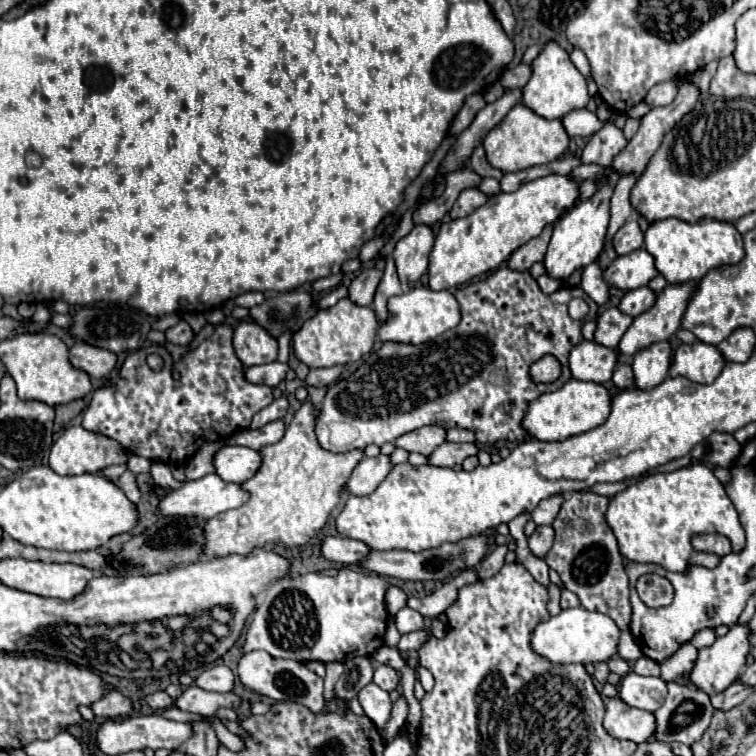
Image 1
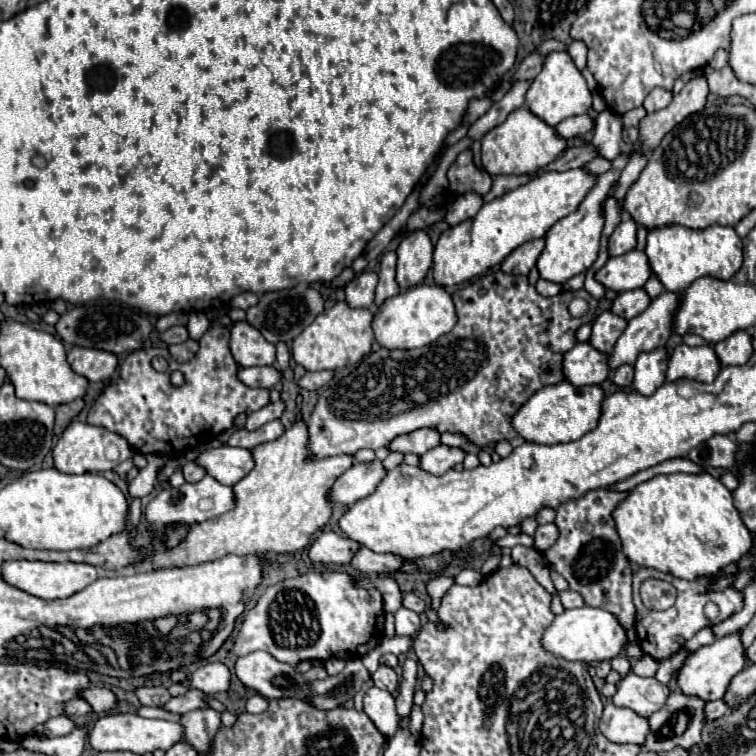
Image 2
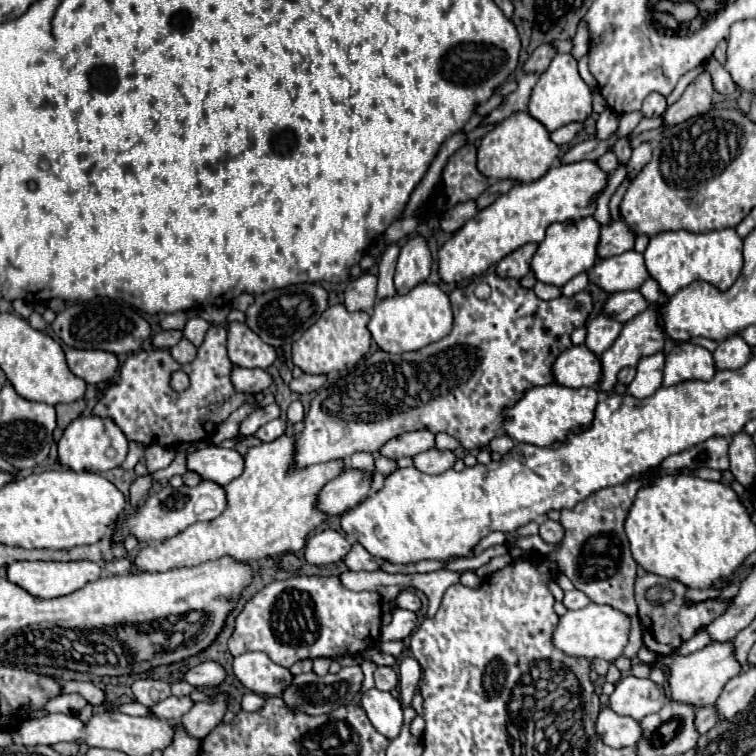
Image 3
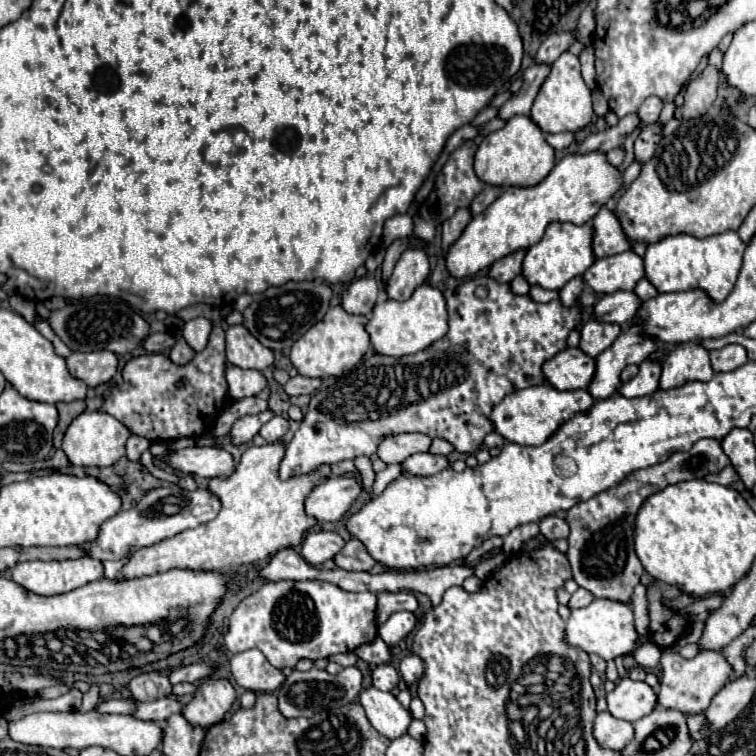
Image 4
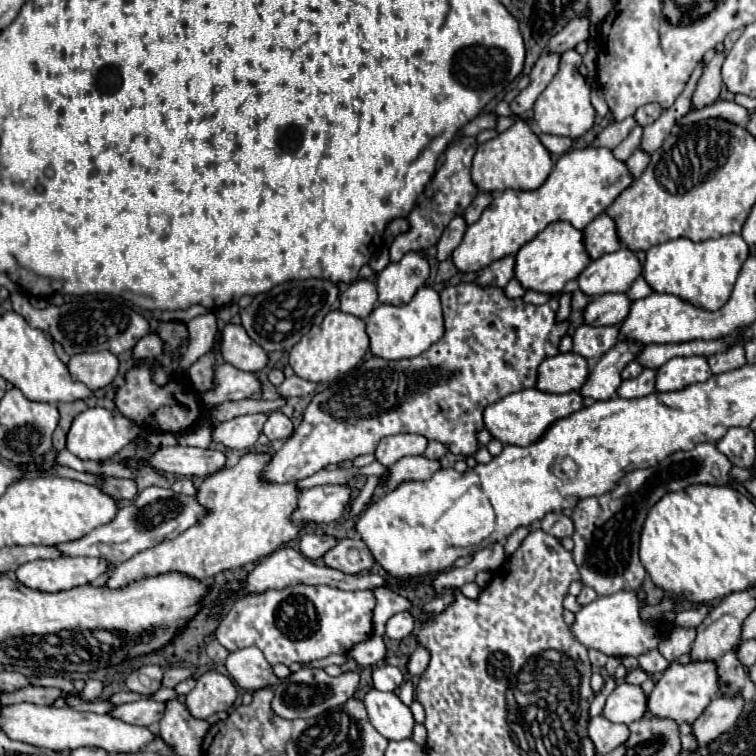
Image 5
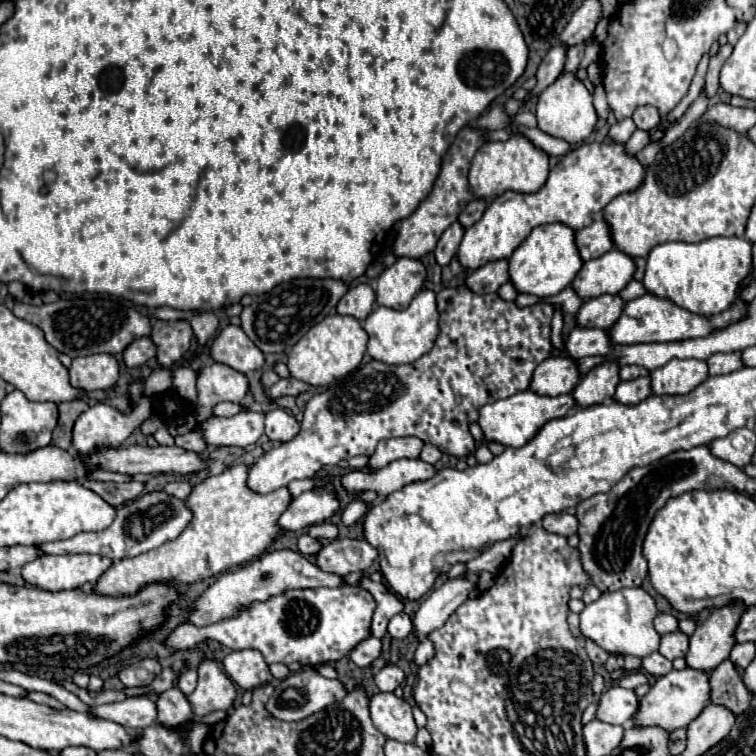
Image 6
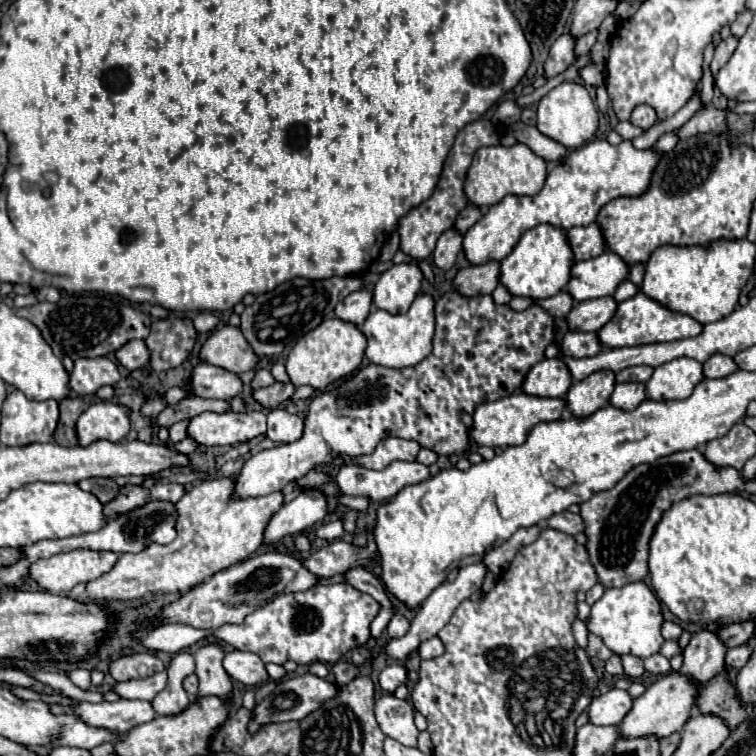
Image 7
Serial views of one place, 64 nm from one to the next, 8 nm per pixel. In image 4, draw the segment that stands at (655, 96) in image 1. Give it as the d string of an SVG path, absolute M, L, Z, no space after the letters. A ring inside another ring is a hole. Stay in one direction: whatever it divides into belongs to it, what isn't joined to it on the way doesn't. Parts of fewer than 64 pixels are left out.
M650 96L650 98L646 98L646 102L642 102L642 106L640 106L640 110L638 110L638 116L640 116L640 120L644 122L644 124L654 124L656 120L658 120L658 114L660 114L660 110L662 110L662 100L660 98L654 98L654 96Z

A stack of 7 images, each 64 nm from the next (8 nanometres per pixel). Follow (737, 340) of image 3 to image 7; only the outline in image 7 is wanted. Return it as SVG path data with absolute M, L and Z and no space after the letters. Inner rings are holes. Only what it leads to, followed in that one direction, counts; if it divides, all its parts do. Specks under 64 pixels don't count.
M714 354L704 362L704 376L706 378L724 378L736 370L738 370L738 366L732 356Z

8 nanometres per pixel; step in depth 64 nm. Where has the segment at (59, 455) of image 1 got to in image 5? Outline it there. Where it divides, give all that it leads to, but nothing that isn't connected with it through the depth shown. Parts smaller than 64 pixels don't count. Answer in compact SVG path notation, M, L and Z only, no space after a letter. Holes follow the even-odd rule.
M88 408L86 412L74 418L66 436L66 448L80 460L106 462L112 456L116 456L138 434L140 434L140 428L132 420L116 416L112 410L106 410L106 408Z

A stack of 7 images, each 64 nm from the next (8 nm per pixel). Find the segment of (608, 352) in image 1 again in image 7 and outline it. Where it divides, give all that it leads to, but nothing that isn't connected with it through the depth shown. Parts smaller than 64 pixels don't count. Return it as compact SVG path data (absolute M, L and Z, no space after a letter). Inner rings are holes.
M562 358L542 360L538 362L526 376L522 384L522 392L532 396L550 396L560 398L568 392L572 386L572 374L568 366L562 362Z

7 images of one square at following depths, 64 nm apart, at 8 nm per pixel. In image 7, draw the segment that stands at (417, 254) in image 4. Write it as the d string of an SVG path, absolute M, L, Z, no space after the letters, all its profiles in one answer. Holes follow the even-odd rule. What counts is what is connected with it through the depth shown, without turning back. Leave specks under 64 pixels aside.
M416 262L388 268L374 286L376 308L388 310L390 314L404 314L420 292L422 280L424 274Z

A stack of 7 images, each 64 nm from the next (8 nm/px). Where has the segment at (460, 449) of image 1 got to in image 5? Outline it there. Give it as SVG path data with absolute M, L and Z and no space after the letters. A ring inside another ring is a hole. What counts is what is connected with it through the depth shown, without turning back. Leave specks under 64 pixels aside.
M406 456L388 468L386 488L392 490L404 480L428 480L440 468L438 460L430 460L426 456Z

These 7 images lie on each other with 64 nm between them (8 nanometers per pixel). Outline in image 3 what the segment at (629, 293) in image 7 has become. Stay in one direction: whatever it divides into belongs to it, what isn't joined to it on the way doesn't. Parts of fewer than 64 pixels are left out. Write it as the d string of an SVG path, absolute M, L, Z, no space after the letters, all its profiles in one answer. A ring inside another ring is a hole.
M648 278L648 280L640 286L640 292L644 294L644 298L646 298L650 304L658 302L658 300L660 300L660 296L662 296L660 286L658 286L658 282L654 282L654 278Z

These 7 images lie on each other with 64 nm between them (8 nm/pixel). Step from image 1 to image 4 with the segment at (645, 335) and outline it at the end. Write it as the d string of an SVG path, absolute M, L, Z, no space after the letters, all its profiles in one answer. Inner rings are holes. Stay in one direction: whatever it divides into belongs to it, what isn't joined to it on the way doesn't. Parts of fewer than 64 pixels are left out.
M634 322L628 324L616 338L616 342L596 358L596 374L588 392L596 400L610 398L612 394L616 394L620 386L620 372L628 366L628 362L640 364L656 350L658 350L656 338L642 338L642 330L638 330Z

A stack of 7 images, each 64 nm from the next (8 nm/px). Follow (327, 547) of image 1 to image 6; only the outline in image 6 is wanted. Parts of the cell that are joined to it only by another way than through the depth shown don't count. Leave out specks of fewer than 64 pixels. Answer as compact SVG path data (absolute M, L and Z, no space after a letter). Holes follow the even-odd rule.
M302 534L300 538L298 538L298 550L304 554L304 556L316 556L318 554L318 550L322 550L322 542L318 540L318 538L312 538L312 536L308 536L308 534Z

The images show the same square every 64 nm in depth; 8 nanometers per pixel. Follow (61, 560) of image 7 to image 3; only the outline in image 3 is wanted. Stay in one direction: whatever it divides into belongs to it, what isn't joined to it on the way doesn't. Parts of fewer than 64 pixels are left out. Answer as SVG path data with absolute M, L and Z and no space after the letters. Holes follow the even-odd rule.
M12 562L6 566L8 580L16 586L24 588L36 598L58 598L72 594L86 586L88 582L94 582L100 578L100 566L96 562Z

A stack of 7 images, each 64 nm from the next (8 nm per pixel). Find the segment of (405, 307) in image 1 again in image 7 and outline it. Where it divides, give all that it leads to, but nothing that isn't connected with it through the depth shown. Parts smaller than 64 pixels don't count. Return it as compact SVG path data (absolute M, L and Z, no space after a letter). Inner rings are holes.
M418 294L406 314L390 314L386 310L374 310L360 330L368 338L366 356L370 362L388 368L416 366L432 352L434 336L434 298L430 294Z

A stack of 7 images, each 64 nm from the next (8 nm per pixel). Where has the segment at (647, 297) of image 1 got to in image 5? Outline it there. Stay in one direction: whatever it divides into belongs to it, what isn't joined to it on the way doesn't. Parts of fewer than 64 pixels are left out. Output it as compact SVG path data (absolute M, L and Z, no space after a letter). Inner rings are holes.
M602 294L588 304L584 318L592 326L612 326L626 320L626 310L630 310L630 298L626 294Z

